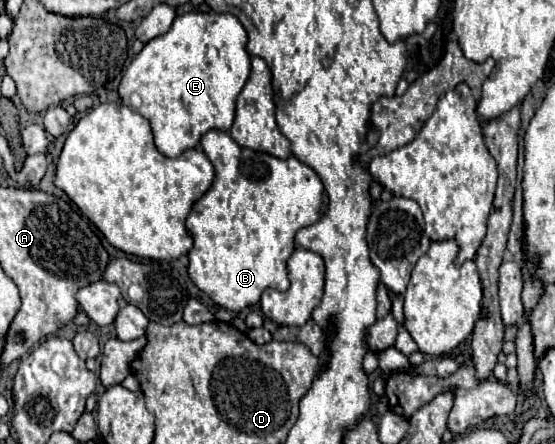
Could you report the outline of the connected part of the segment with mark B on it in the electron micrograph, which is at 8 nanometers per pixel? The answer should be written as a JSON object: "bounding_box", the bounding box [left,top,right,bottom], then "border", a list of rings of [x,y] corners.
{"bounding_box":[186,130,324,312],"border":[[[222,130],[206,132],[200,140],[200,146],[210,158],[216,170],[216,178],[208,192],[194,204],[186,220],[186,228],[194,238],[194,246],[188,252],[188,276],[218,306],[230,312],[240,312],[246,306],[258,304],[260,294],[266,288],[276,288],[280,292],[286,292],[290,288],[286,260],[294,252],[294,234],[320,218],[324,206],[324,186],[318,174],[298,158],[290,156],[286,160],[280,160],[266,152],[242,148],[232,140],[228,132]]]}

